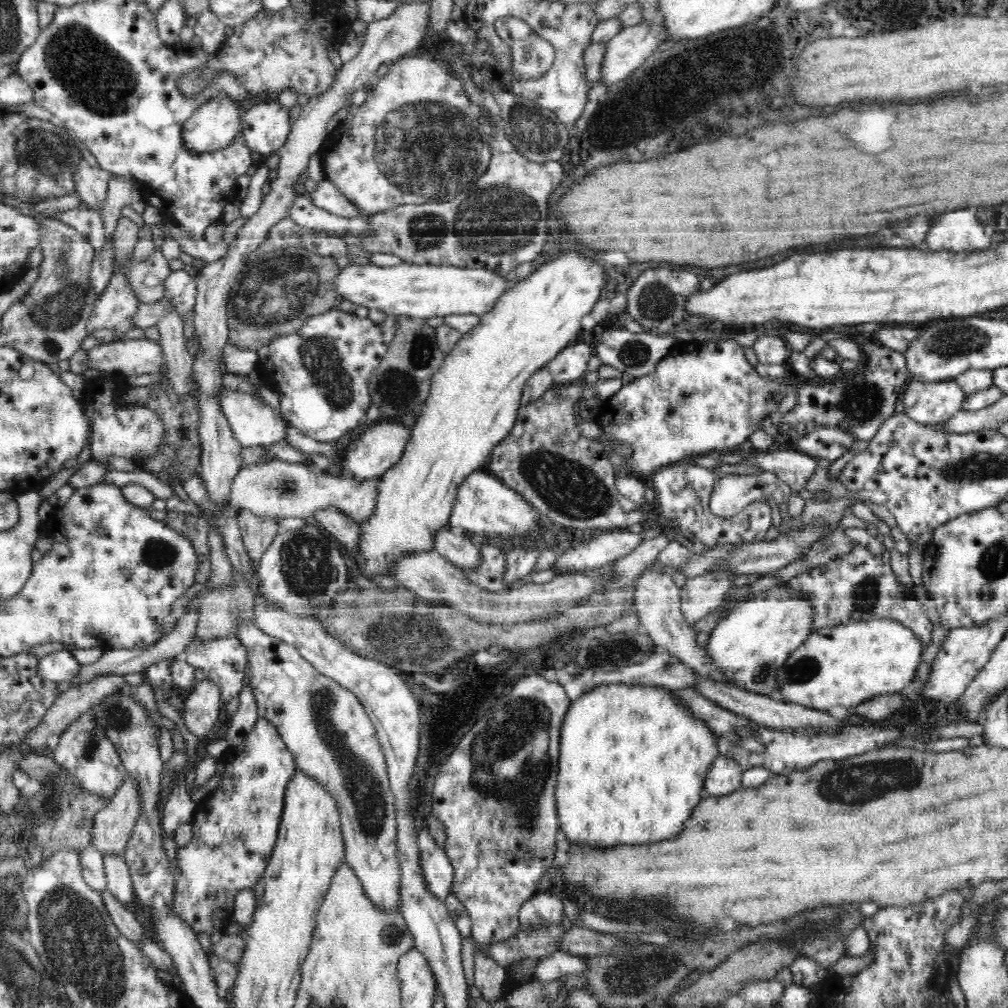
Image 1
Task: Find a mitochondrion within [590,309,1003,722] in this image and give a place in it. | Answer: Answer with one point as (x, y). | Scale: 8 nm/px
(949, 341)

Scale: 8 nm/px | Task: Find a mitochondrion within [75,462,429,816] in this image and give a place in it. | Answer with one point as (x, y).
(307, 568)

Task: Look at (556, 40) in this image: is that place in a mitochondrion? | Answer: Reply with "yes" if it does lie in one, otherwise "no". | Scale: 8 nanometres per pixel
no

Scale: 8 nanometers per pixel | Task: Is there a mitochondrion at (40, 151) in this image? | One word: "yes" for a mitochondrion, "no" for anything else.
yes

